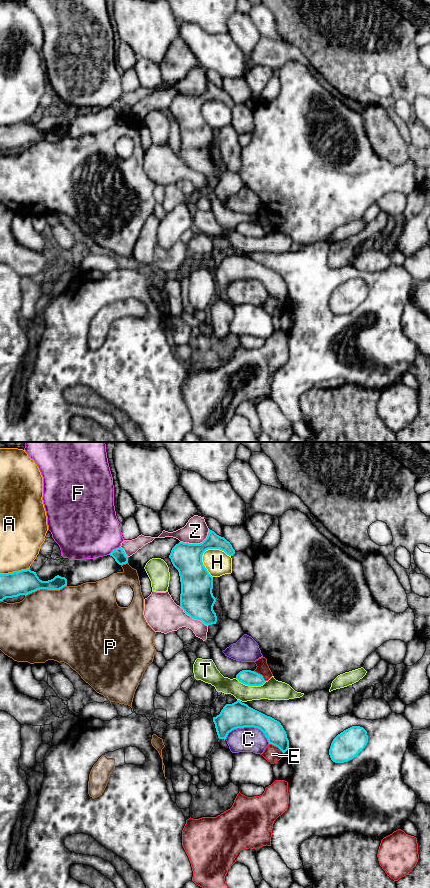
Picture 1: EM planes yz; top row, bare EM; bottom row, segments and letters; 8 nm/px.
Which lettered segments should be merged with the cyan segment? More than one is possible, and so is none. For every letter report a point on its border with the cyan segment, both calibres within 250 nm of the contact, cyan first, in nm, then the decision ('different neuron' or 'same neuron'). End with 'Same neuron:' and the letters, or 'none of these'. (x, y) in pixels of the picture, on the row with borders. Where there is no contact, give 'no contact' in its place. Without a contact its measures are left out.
A: yz (14, 572) | 200/320 nm | different neuron
C: yz (248, 726) | 200/200 nm | different neuron
E: yz (276, 746) | 160/140 nm | different neuron
F: yz (114, 549) | 100/460 nm | different neuron
H: yz (201, 557) | 260/200 nm | different neuron
P: yz (45, 588) | 200/480 nm | different neuron
T: yz (251, 685) | 120/160 nm | different neuron
Z: yz (197, 544) | 240/200 nm | different neuron
Same neuron: none of these

